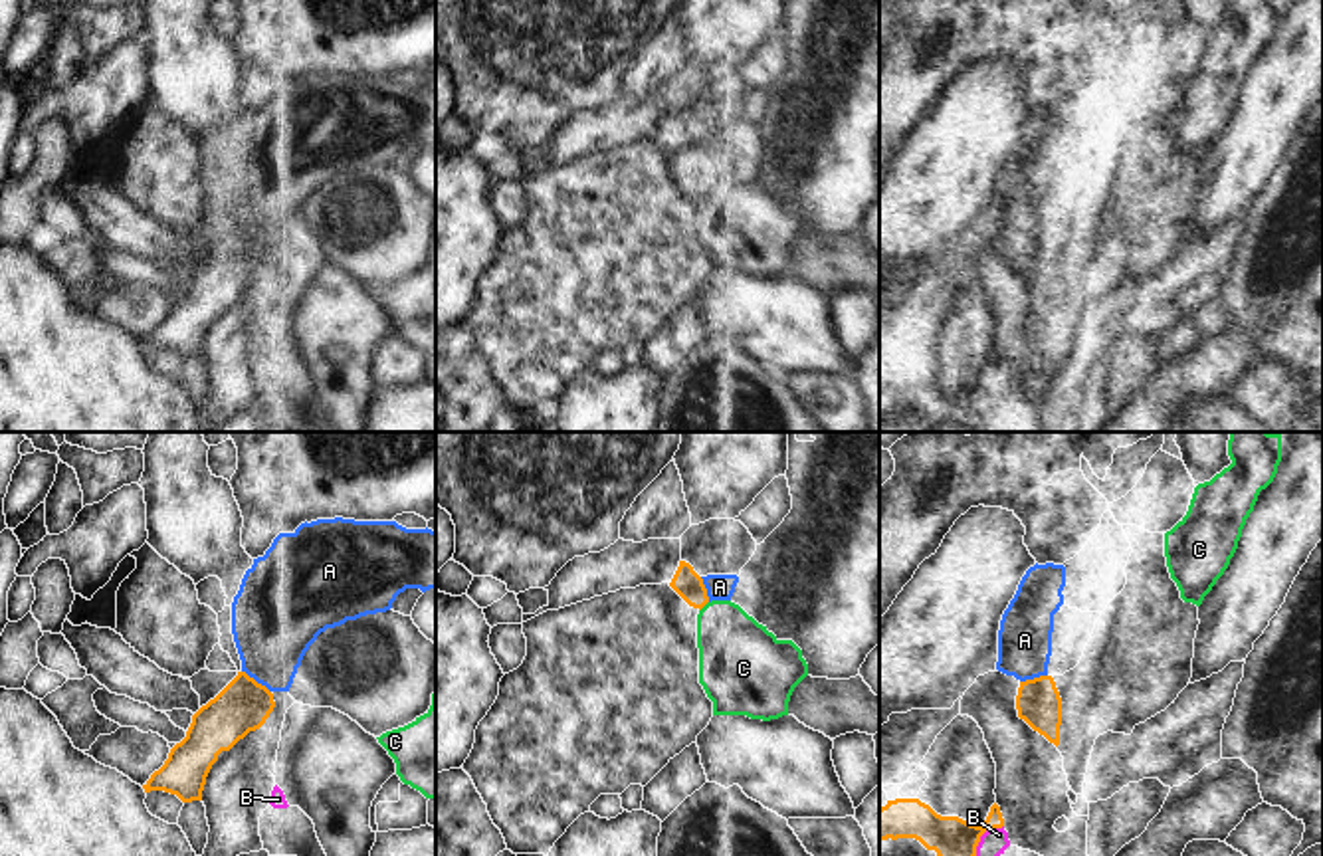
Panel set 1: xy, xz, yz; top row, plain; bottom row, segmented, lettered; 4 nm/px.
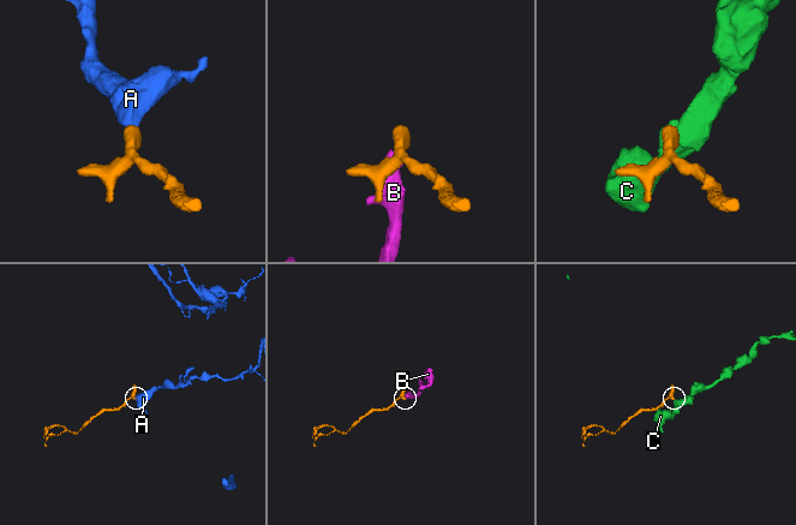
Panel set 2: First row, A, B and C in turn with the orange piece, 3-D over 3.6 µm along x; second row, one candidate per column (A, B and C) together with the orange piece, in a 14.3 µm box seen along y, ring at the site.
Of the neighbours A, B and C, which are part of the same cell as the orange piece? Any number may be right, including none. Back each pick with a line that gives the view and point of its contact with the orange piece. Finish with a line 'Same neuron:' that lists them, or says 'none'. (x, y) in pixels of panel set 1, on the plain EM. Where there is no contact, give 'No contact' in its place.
A: Touches orange at xy (254, 236)
Same neuron: A

